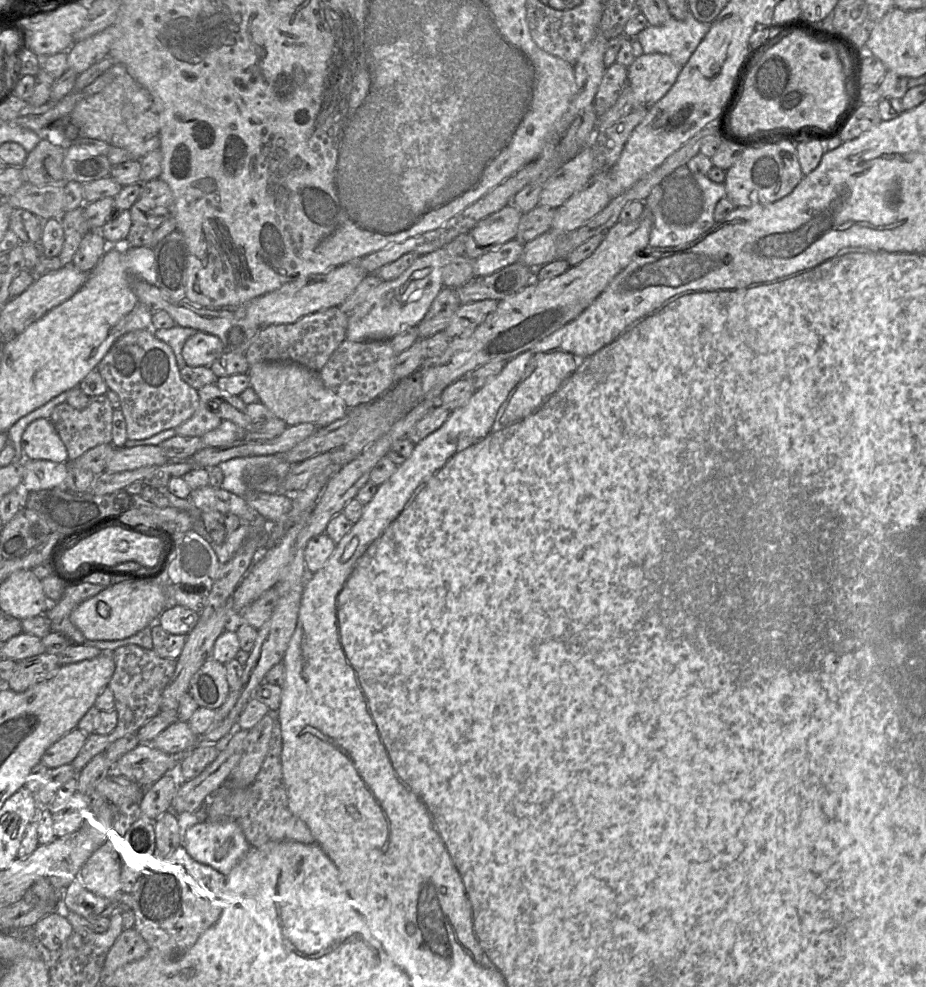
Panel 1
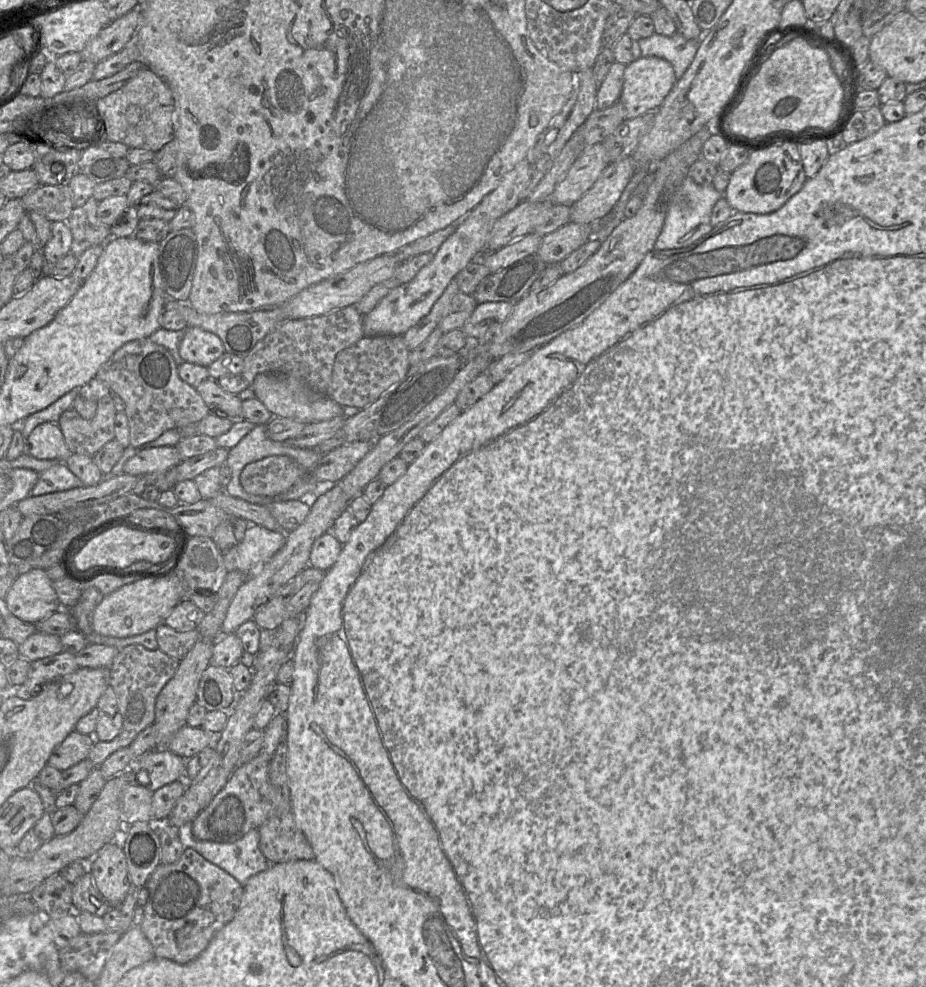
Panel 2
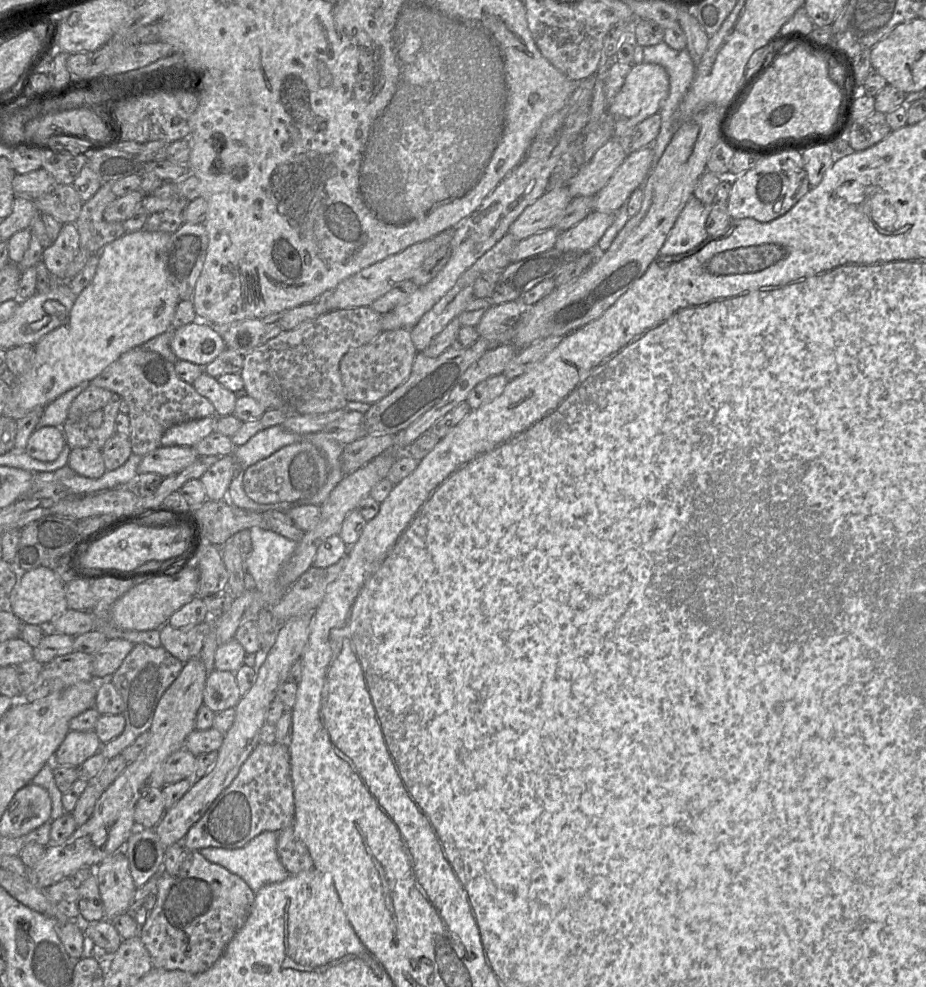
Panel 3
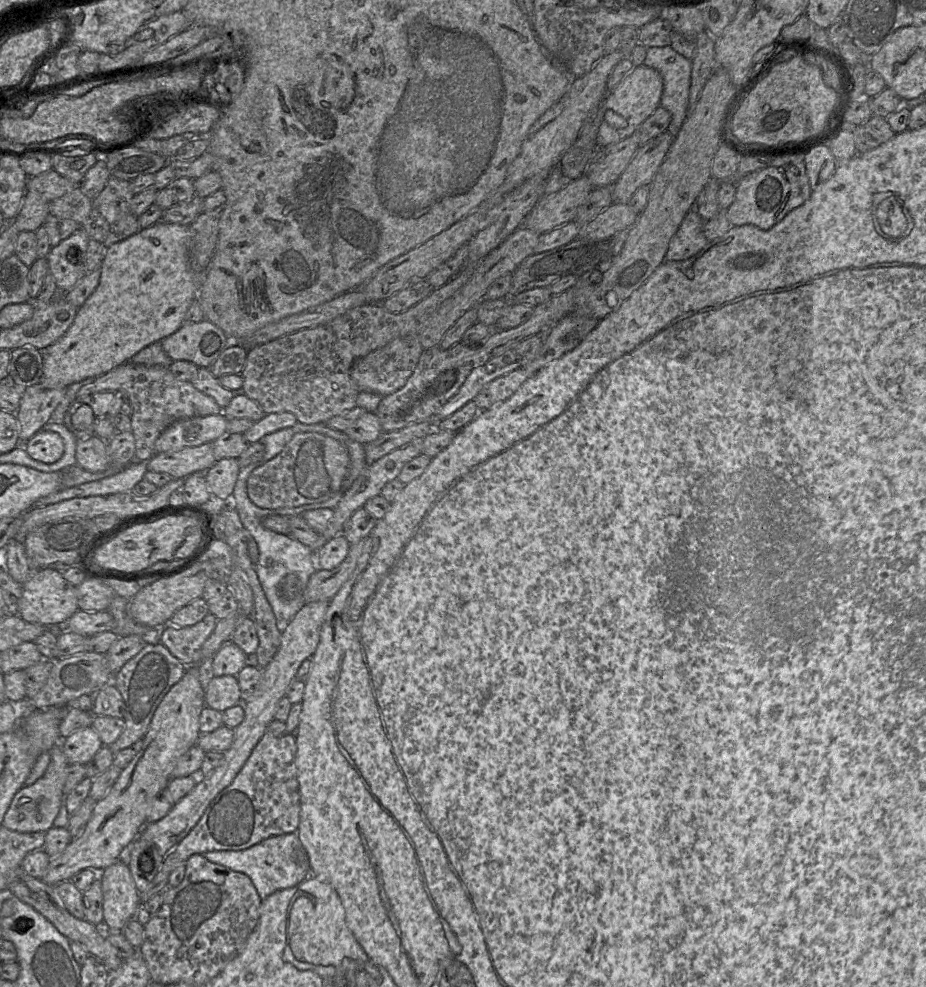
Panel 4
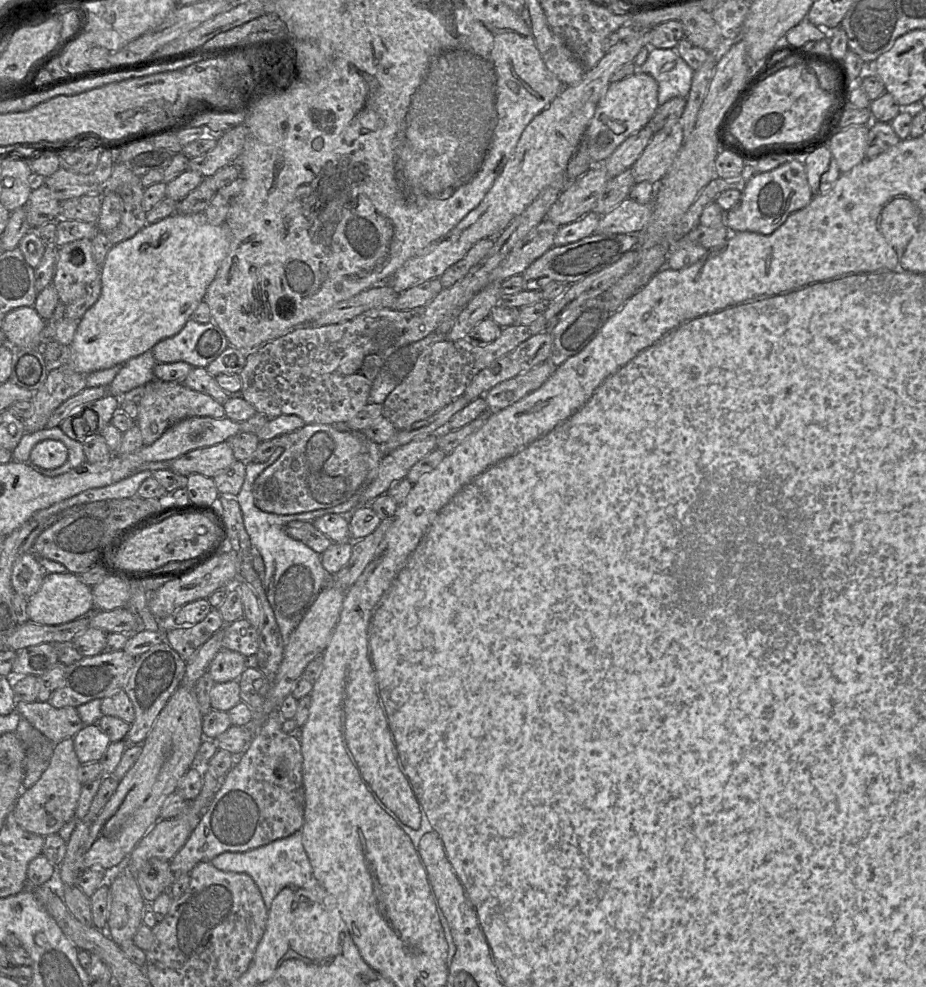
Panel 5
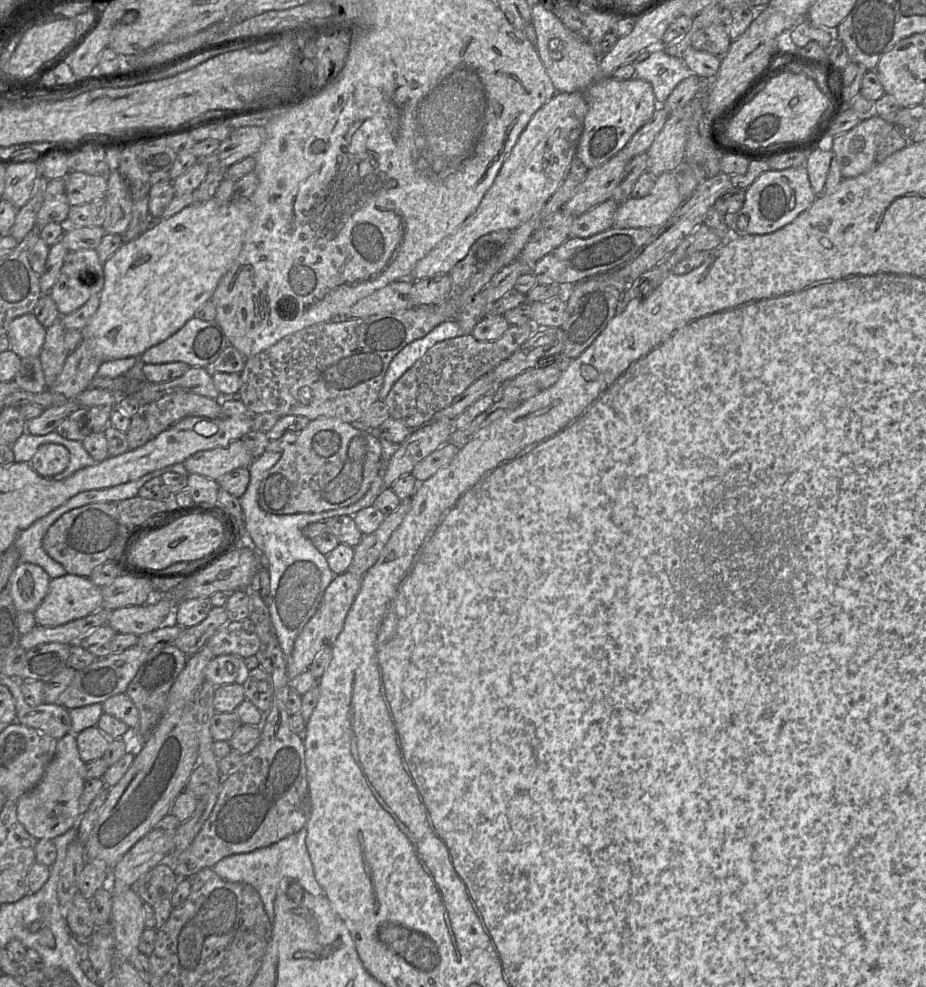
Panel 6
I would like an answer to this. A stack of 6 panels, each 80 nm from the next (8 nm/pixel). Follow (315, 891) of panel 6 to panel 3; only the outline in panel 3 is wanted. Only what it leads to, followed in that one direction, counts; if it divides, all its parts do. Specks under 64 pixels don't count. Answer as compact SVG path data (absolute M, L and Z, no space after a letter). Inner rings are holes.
M265 831L253 838L244 847L225 849L208 847L199 850L208 861L219 864L241 877L255 893L262 886L284 881L290 875L277 854L277 832Z

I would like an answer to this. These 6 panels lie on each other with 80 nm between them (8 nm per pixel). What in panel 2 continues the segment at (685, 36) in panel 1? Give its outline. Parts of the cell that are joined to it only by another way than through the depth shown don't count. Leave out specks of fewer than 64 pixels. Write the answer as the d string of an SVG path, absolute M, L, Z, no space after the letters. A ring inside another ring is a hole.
M654 33L650 37L638 41L643 57L655 56L668 61L679 80L692 63L700 40L686 39L680 33L672 36L663 36Z

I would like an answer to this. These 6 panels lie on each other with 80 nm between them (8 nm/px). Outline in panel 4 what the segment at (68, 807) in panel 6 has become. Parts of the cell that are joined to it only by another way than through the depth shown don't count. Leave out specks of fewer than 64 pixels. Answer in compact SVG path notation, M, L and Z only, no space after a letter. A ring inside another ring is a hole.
M61 743L56 745L50 752L51 761L45 774L39 778L33 785L24 785L14 796L9 809L7 810L2 826L16 832L44 832L46 833L54 823L61 804L65 803L66 796L63 793L63 787L67 776L67 767L69 765Z

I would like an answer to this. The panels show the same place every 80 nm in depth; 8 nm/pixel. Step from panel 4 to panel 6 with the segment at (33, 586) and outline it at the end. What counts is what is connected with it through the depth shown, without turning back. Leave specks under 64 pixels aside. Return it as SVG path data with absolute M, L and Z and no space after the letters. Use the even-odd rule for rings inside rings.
M66 575L51 579L47 596L33 615L37 625L56 627L86 617L103 608L102 587L95 585L89 577Z

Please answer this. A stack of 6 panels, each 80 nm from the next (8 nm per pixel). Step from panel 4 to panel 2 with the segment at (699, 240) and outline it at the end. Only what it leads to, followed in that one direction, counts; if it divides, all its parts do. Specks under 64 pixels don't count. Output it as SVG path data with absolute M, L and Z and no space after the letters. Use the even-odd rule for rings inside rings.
M686 177L668 199L664 225L655 242L654 250L684 248L708 234L713 228L711 225L713 207L723 196L724 194L718 192L713 185L701 186L690 177Z

